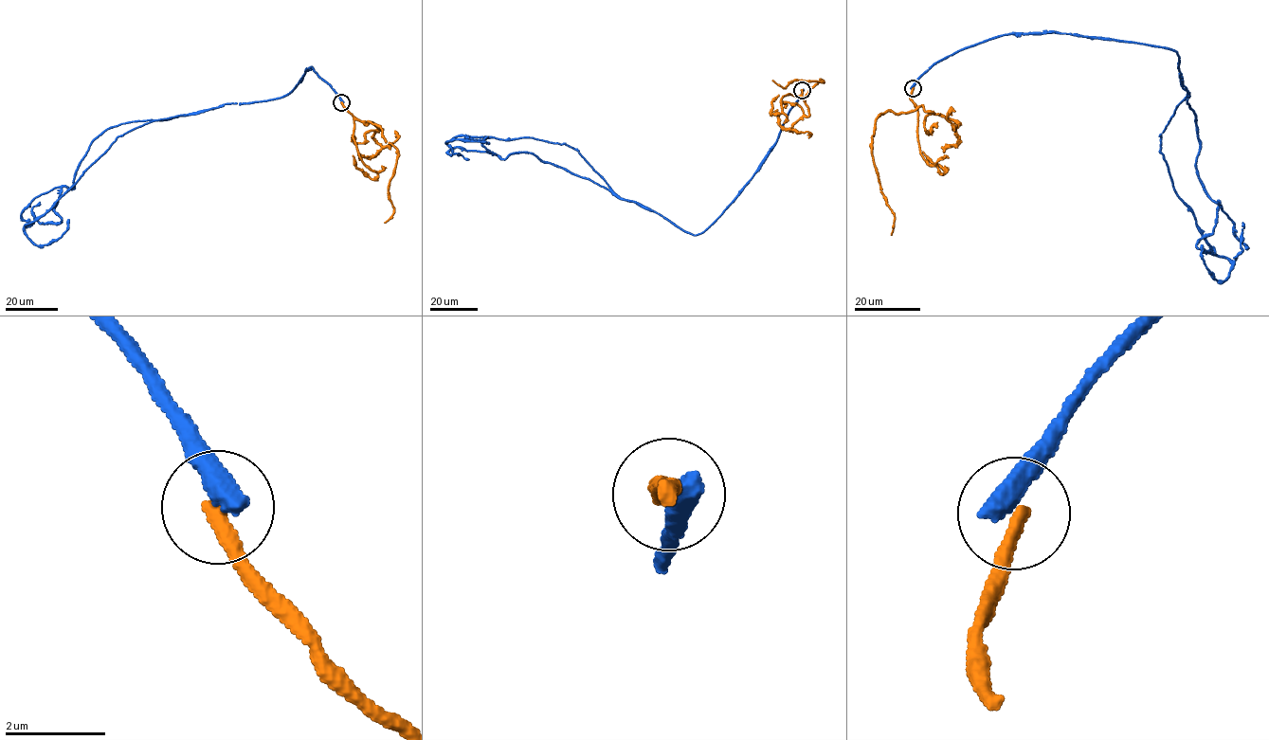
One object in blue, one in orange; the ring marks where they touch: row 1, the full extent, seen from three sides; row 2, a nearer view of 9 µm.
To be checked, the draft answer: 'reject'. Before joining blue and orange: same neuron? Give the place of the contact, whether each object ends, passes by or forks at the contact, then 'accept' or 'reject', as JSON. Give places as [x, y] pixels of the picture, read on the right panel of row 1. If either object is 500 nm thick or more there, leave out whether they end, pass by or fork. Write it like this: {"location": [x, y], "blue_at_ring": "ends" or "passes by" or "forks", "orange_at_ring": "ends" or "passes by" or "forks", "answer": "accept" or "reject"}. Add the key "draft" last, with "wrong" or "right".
{"location": [913, 88], "answer": "reject", "draft": "right"}

